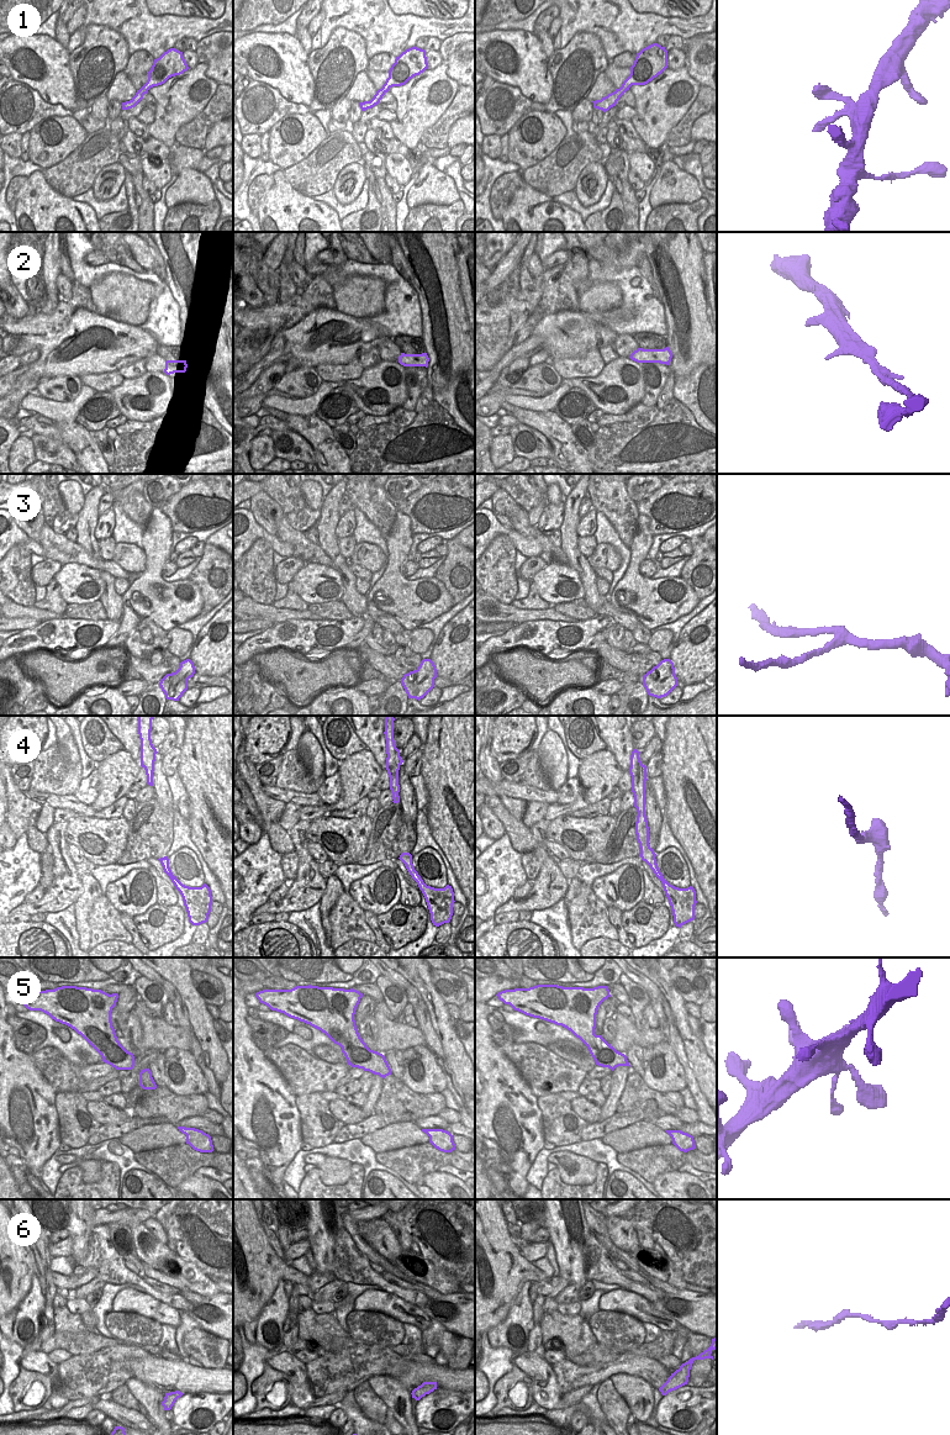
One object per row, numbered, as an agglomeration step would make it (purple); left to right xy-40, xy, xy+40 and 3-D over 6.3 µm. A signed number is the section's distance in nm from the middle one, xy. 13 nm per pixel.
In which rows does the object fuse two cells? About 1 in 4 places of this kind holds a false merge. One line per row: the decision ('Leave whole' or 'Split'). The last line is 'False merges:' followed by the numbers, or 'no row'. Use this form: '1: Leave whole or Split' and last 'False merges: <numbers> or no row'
1: Leave whole
2: Leave whole
3: Leave whole
4: Leave whole
5: Leave whole
6: Leave whole
False merges: no row.

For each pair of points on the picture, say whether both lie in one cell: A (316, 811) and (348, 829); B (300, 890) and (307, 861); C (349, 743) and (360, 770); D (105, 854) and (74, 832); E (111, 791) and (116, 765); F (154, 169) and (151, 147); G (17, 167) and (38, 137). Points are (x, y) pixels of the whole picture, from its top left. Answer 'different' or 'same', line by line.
A: different
B: same
C: different
D: same
E: same
F: different
G: different

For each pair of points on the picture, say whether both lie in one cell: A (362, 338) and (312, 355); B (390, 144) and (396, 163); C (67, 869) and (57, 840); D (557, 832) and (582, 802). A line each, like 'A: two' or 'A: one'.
A: one
B: two
C: one
D: two

